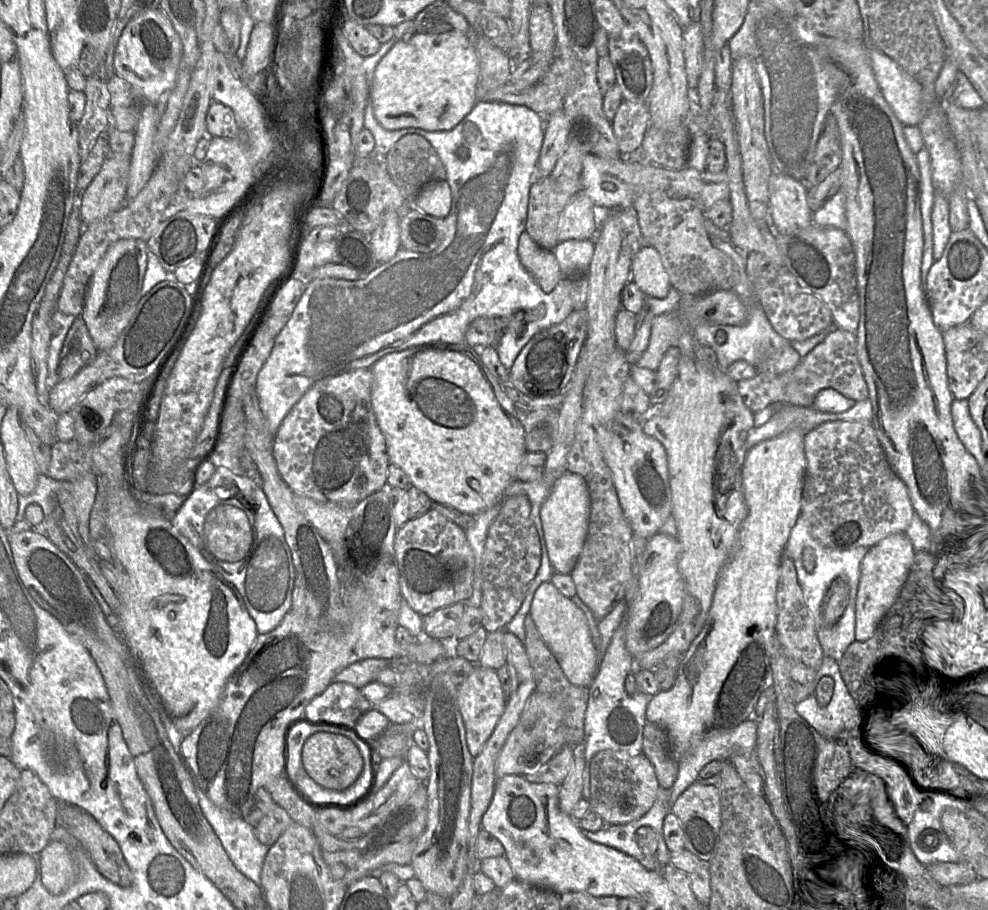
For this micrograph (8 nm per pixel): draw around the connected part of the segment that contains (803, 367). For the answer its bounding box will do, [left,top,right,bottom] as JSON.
[737,329,869,413]

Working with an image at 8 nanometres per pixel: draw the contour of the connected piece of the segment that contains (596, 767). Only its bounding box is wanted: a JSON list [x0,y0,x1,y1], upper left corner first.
[590,750,660,825]

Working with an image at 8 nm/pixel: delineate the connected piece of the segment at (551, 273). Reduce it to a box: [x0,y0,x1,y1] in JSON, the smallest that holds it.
[518,232,564,293]

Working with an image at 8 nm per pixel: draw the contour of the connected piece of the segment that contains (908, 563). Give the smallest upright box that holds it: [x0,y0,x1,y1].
[855,533,915,641]

